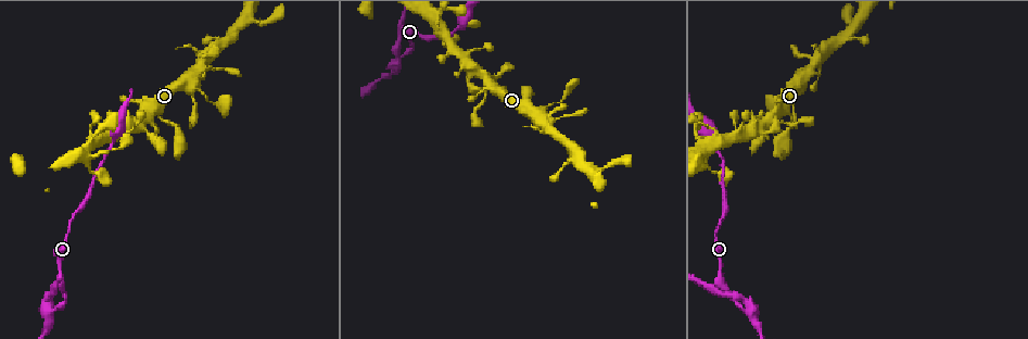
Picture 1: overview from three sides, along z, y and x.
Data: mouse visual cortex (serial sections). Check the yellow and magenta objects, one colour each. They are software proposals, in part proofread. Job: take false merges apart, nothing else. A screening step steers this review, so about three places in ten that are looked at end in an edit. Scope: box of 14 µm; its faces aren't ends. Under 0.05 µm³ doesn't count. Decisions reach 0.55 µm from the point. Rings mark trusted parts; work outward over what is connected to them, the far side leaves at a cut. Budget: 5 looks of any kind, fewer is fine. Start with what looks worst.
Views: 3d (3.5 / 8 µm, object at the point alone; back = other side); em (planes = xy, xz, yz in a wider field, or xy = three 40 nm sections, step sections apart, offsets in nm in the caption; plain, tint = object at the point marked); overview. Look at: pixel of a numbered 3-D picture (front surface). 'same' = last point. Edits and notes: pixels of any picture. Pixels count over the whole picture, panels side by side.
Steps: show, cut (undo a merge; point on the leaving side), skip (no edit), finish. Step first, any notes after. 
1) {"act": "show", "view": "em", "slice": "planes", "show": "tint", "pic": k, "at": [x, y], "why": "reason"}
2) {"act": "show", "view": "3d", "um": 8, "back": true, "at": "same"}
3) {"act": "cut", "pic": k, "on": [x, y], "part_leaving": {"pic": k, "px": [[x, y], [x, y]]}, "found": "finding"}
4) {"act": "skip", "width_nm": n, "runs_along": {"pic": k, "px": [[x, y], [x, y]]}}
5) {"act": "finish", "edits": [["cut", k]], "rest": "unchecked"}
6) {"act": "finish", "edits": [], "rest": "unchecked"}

{"act": "show", "view": "3d", "um": 8, "pic": 1, "at": [749, 308], "why": "a fork"}

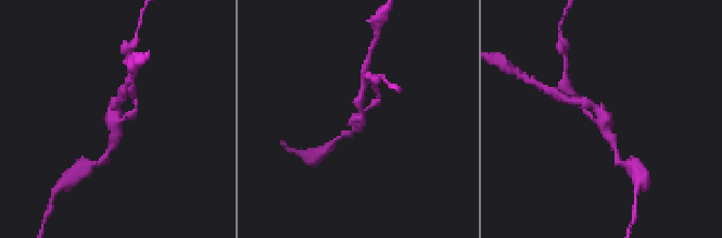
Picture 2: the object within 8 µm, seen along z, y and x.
{"act": "show", "view": "em", "slice": "xy", "step": 3, "show": "tint", "pic": 2, "at": [597, 118], "arms": 3, "arm_widths_nm": [150, 300, 350], "why": "now the EM"}

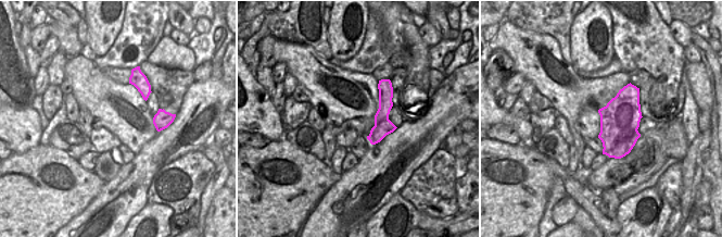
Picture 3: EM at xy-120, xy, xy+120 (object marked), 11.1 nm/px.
{"act": "cut", "pic": 2, "on": [114, 105], "part_leaving": {"pic": 2, "px": [[599, 120], [598, 109], [569, 101]]}, "found": "two cells meet here"}

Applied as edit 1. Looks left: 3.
{"act": "show", "view": "3d", "um": 3.5, "back": true, "pic": 1, "at": [217, 106], "why": "thick turns thin"}

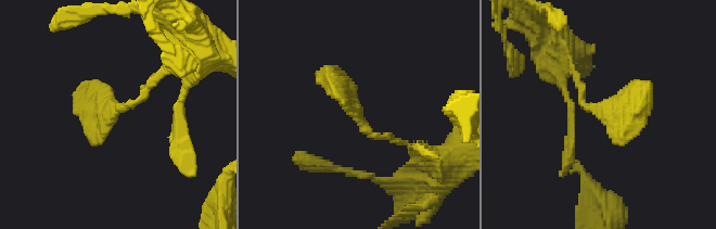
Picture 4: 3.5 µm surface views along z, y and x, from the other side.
{"act": "show", "view": "em", "slice": "planes", "show": "tint", "pic": 4, "at": [118, 109], "why": "now the EM"}

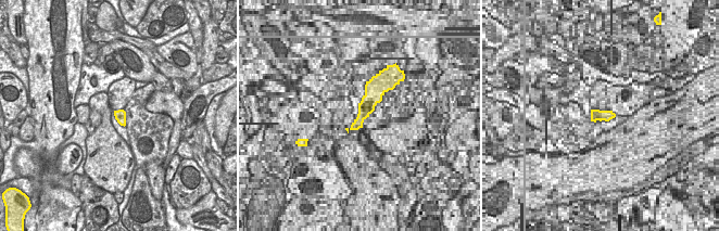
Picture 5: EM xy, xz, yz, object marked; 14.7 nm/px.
{"act": "skip", "runs_along": {"pic": 4, "px": [[411, 147], [368, 130], [328, 72]]}, "found": "one cell here"}

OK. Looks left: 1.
{"act": "finish", "edits": [["cut", 2]], "rest": "unchecked"}

